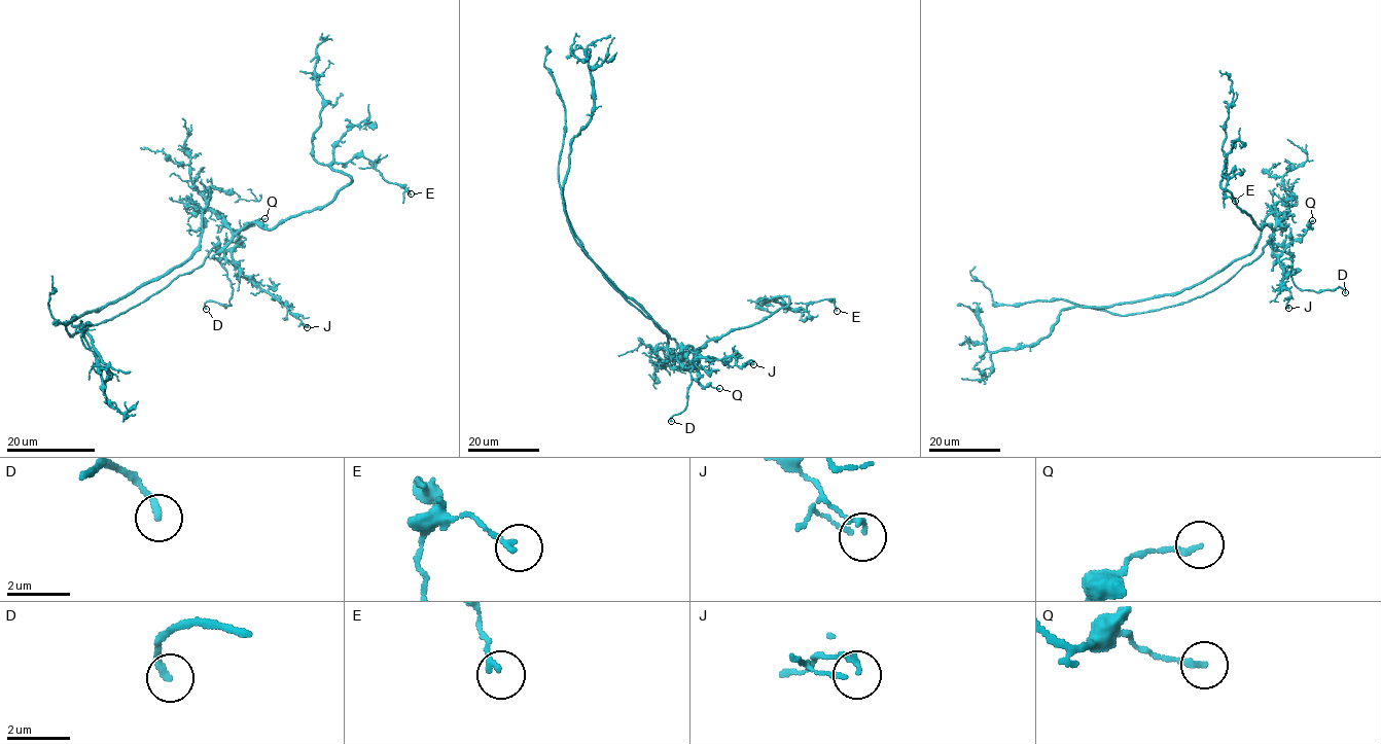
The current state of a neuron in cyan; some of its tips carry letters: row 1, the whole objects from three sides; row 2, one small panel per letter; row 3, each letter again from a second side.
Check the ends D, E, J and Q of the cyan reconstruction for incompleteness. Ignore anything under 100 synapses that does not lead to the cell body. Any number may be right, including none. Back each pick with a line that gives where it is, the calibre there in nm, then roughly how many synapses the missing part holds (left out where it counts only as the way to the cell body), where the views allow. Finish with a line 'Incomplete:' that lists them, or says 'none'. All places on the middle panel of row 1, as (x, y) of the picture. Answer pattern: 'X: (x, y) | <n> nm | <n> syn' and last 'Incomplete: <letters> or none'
D: (671, 421) | 200 nm
Incomplete: D

